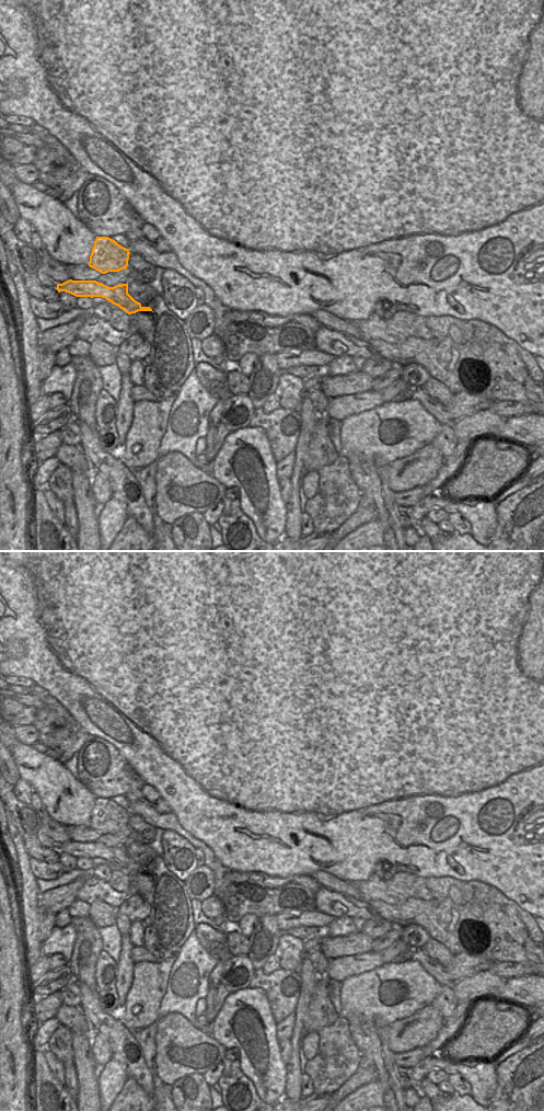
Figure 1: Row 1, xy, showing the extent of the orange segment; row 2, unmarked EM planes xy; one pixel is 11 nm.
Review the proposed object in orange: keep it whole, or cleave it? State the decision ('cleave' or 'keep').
cleave

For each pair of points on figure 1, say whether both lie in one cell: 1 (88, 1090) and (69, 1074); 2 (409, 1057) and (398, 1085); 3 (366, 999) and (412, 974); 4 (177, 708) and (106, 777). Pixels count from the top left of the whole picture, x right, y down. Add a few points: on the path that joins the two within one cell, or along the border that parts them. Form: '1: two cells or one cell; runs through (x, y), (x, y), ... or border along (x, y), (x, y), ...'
1: two cells; border along (71, 1060), (78, 1083), (77, 1099)
2: two cells; border along (394, 1054), (394, 1062), (406, 1071)
3: one cell; runs through (375, 984), (377, 973), (396, 974)
4: two cells; border along (106, 741), (118, 749), (141, 778)

